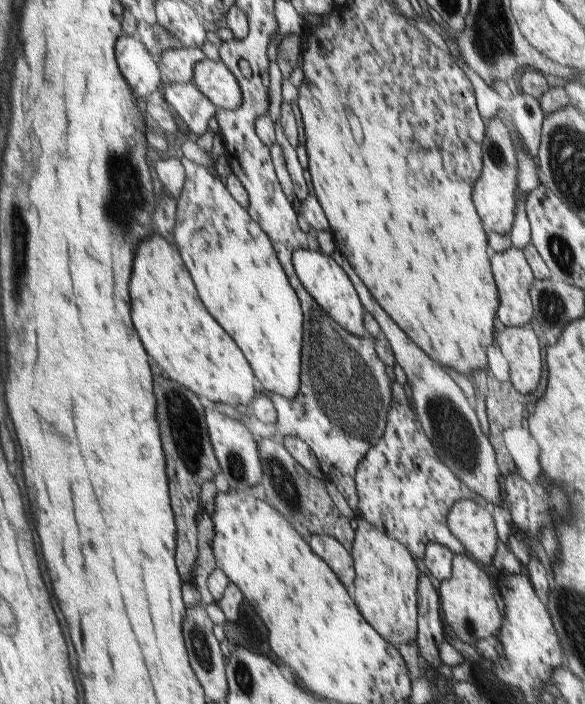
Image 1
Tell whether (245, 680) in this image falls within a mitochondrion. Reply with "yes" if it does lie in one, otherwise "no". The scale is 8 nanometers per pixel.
yes

